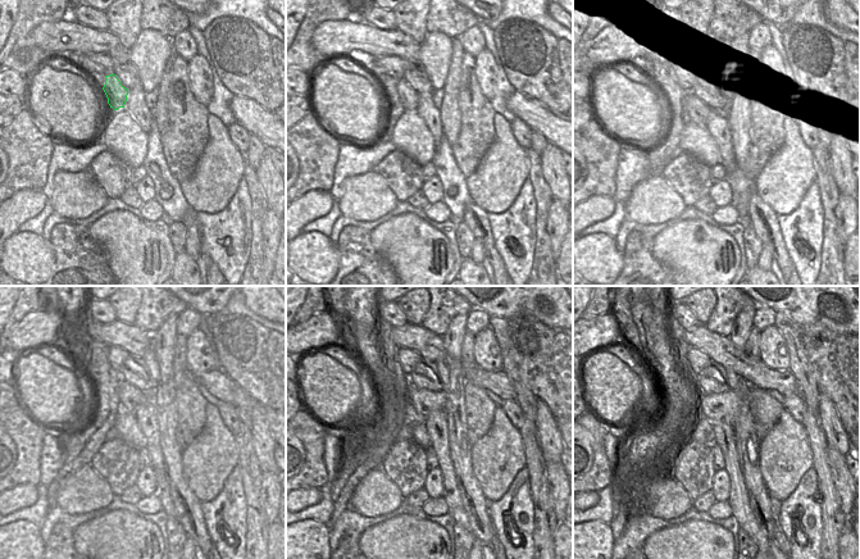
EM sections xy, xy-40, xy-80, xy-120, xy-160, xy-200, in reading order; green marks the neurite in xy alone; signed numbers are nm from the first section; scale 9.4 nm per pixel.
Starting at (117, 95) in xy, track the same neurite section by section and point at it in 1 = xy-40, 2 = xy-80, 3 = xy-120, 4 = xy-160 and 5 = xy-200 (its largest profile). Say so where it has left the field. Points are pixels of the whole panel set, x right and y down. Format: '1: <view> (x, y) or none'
1: xy-40 (408, 98)
2: xy-80 (694, 109)
3: xy-120 (130, 398)
4: xy-160 (423, 401)
5: xy-200 (724, 408)

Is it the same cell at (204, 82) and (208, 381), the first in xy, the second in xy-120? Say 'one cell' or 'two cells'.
two cells

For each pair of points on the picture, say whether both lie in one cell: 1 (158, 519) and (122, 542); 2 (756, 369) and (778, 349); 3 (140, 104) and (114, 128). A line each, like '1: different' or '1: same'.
1: different
2: different
3: different

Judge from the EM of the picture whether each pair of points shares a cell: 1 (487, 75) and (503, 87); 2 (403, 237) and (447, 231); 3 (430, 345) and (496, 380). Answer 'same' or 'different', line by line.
1: different
2: different
3: same

